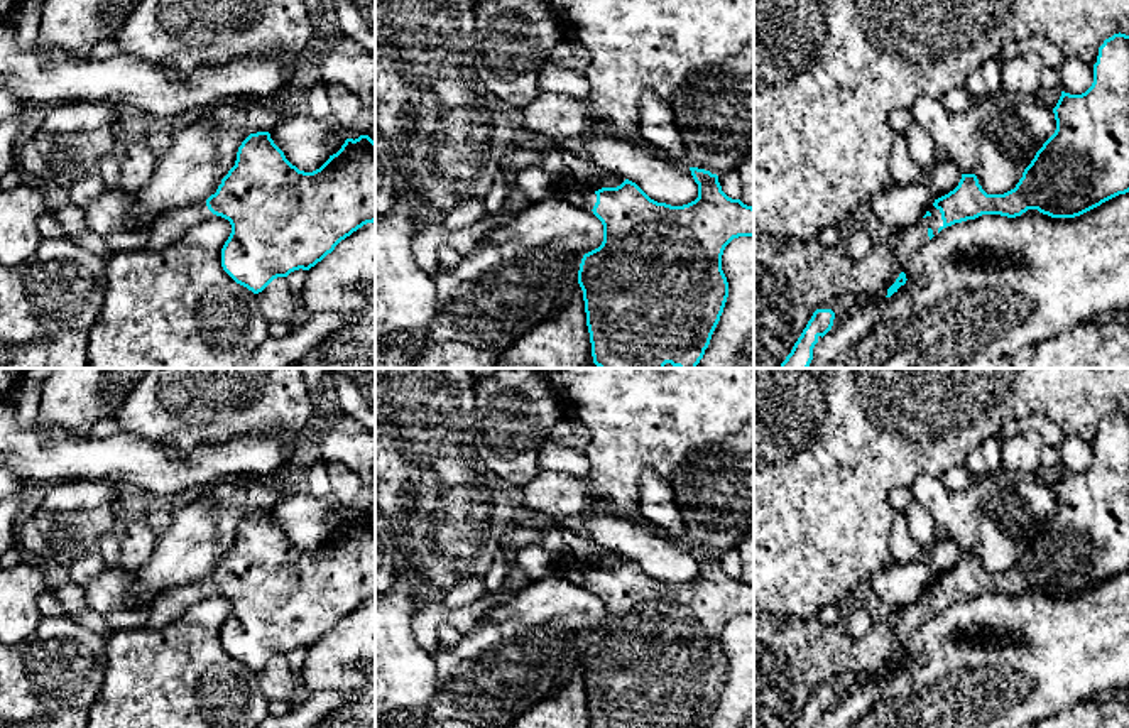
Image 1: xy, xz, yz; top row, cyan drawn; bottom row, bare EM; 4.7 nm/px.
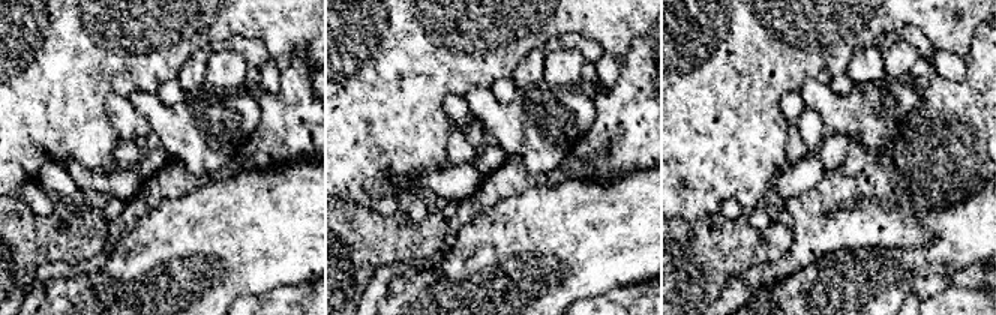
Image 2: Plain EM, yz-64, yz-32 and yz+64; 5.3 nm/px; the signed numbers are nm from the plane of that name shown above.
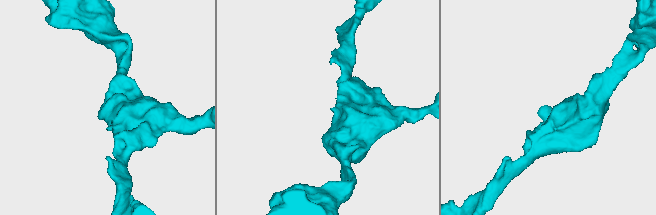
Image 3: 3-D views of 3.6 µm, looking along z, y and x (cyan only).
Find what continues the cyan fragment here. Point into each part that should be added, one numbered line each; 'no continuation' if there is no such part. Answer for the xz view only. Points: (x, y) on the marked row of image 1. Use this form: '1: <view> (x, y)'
1: xz (577, 193)

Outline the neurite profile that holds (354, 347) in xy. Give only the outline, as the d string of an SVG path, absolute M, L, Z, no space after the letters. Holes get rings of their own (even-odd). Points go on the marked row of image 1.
M375 324L333 333L289 368L375 368Z

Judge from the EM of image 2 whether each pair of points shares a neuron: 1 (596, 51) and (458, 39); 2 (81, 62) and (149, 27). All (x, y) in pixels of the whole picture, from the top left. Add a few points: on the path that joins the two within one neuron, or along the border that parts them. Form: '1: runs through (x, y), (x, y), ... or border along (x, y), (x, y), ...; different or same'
1: border along (578, 32), (554, 36), (543, 45); different
2: runs through (98, 45), (116, 27), (132, 27); same

